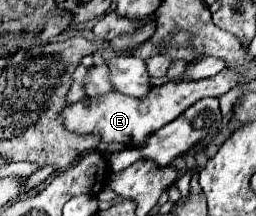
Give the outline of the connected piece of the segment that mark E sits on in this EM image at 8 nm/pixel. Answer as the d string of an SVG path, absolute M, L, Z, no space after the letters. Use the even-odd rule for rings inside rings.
M221 71L215 77L201 79L201 81L169 81L161 87L153 87L145 97L129 97L117 91L99 97L85 97L77 103L71 103L61 111L63 127L77 135L99 135L103 143L121 143L125 147L139 149L143 141L161 129L163 125L177 119L185 109L189 109L197 99L203 97L221 97L225 95L237 81L239 75L235 71Z

